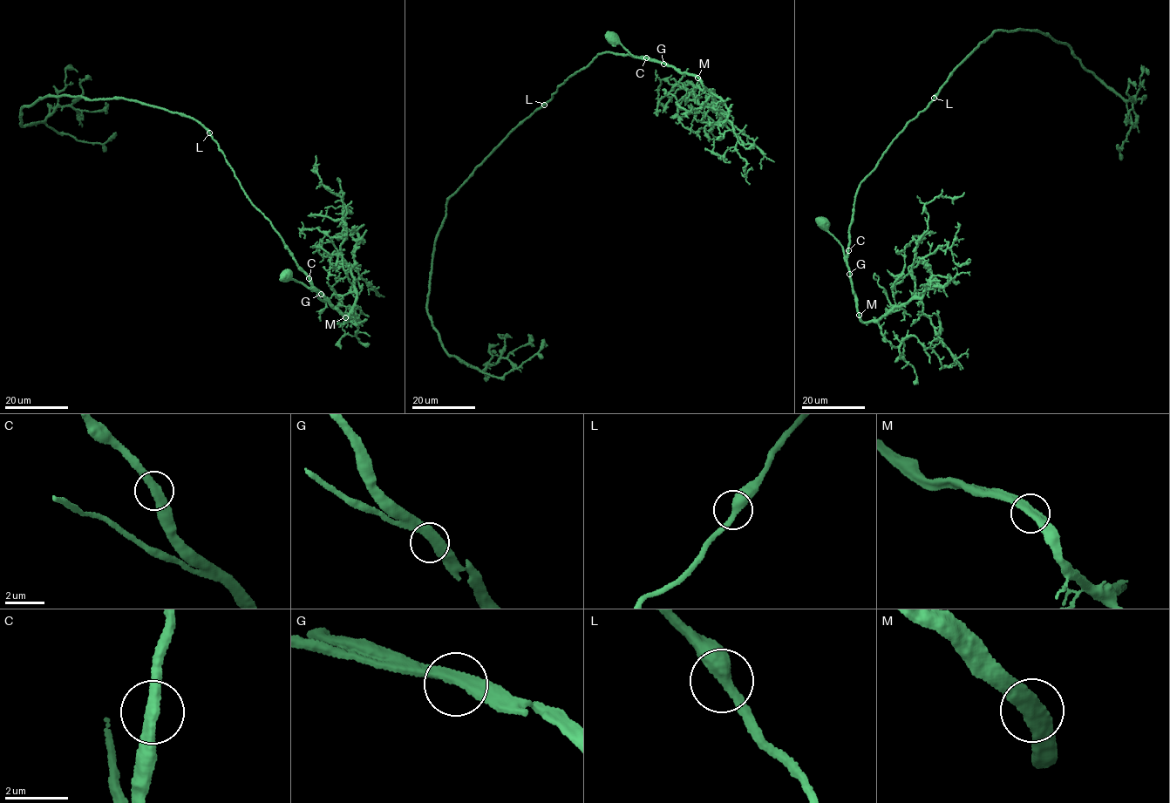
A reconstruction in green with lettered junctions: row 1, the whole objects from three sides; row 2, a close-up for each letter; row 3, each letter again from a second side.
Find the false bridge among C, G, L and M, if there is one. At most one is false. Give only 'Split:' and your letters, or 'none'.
Split: none

